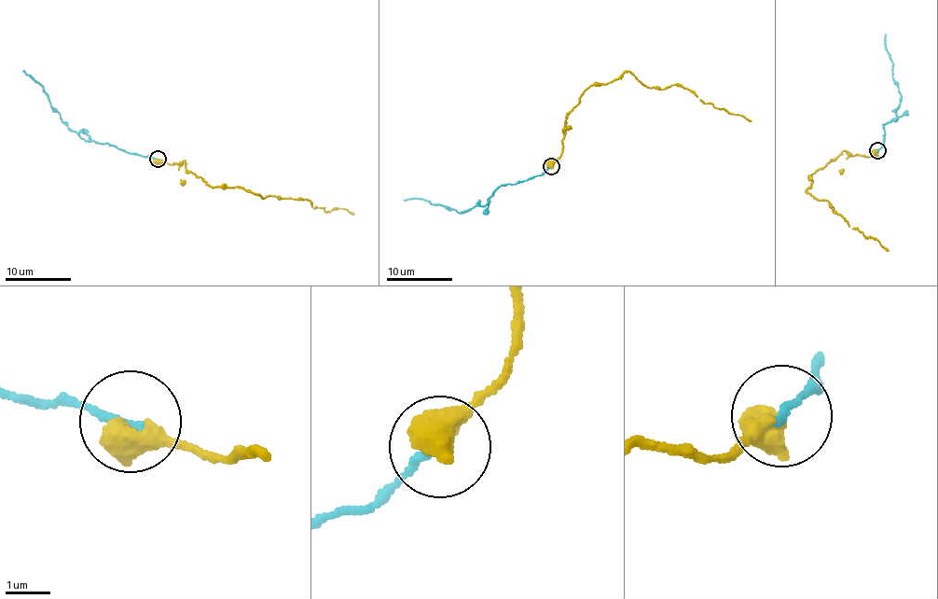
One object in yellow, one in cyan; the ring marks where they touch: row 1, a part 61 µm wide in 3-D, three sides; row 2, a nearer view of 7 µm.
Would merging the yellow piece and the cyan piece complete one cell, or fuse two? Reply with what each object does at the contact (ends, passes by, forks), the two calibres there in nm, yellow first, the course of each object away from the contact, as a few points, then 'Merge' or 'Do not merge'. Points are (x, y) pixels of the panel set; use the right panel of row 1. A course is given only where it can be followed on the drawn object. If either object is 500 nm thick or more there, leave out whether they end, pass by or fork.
Thickness 700 nm (yellow) against 200 nm. Course of yellow: (877, 150), (866, 157), (842, 151), (809, 176), (812, 183), (806, 190), (888, 251). Course of cyan: (877, 150), (884, 146), (882, 127), (895, 119), (900, 103), (886, 34). Merge

